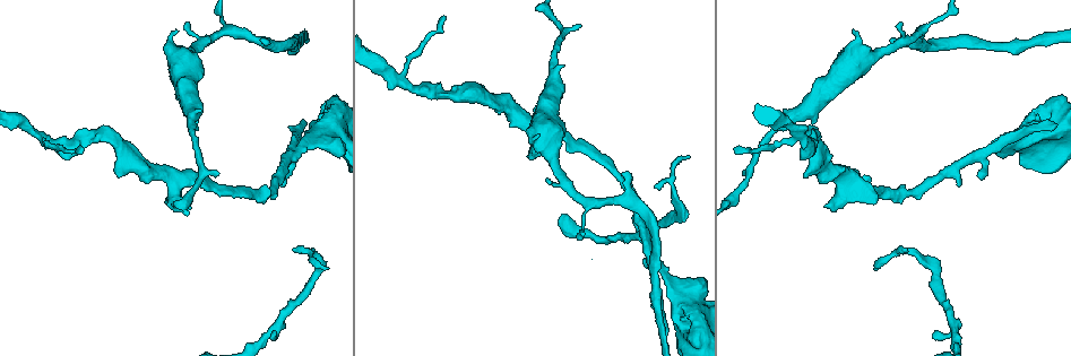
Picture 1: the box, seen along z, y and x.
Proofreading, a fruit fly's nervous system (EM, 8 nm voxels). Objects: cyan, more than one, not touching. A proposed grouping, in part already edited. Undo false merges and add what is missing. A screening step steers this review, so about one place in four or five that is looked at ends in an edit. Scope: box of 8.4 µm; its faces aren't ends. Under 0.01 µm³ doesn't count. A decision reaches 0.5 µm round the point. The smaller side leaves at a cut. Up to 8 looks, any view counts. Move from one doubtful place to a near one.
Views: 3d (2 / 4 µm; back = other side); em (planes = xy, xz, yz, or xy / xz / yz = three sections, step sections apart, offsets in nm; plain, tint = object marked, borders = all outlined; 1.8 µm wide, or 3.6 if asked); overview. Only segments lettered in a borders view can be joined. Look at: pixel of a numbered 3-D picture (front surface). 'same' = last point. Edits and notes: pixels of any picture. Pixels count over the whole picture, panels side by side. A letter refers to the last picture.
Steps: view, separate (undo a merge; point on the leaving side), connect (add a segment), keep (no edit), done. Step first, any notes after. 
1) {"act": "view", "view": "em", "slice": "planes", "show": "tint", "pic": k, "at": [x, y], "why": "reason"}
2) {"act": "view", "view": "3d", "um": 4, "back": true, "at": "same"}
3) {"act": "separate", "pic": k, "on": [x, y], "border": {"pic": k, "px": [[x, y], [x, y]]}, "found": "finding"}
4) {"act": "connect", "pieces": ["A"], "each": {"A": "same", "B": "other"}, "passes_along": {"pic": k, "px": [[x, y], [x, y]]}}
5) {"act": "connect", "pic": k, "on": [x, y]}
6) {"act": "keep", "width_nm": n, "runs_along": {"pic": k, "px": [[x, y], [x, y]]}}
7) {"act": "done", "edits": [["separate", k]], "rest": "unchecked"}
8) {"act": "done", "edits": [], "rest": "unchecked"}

{"act": "view", "view": "em", "um": 3.6, "slice": "planes", "show": "borders", "pic": 1, "at": [890, 40], "why": "an open end"}

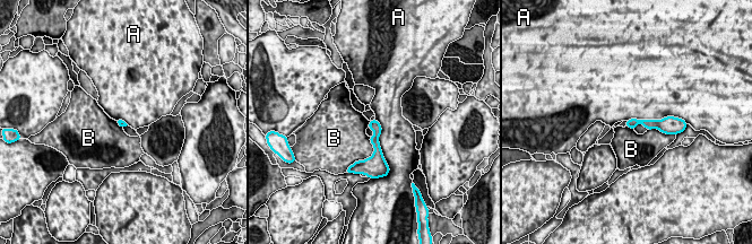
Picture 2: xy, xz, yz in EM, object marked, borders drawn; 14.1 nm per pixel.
{"act": "keep", "longest_contact_nm": ["A", 600], "each": {"A": "other", "B": "other"}, "border": {"pic": 2, "px": [[666, 115], [662, 119], [627, 121]]}, "found": "none of them fits"}

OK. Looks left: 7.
{"act": "view", "view": "3d", "um": 4, "pic": 1, "at": [812, 137], "why": "a narrow waist"}

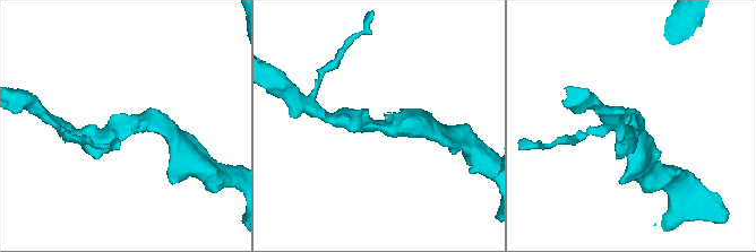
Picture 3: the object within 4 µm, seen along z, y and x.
{"act": "view", "view": "em", "slice": "xz", "step": 16, "show": "borders", "pic": 3, "at": [383, 128], "arm_widths_nm": [300, 300], "why": "need the tissue"}

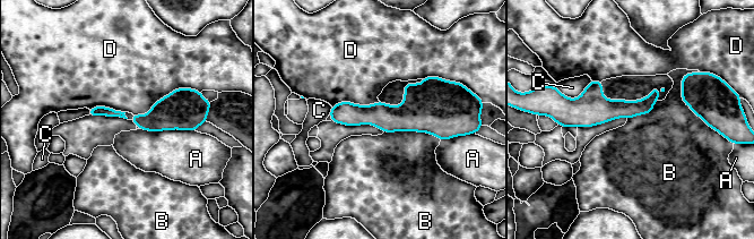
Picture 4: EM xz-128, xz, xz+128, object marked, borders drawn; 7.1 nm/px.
{"act": "keep", "each": {"A": "other", "B": "other", "C": "other", "D": "other"}, "runs_along": {"pic": 4, "px": [[657, 91], [642, 107], [581, 111], [568, 122]]}, "found": "all the same neuron"}

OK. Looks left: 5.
{"act": "view", "view": "em", "slice": "yz", "step": 16, "show": "tint", "pic": 1, "at": [539, 134], "why": "free end"}

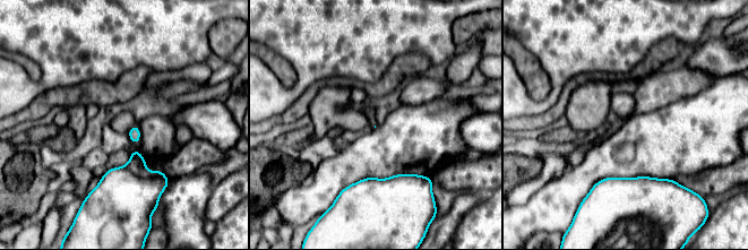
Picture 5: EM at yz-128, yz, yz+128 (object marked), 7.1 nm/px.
{"act": "view", "view": "em", "slice": "planes", "show": "borders", "at": "same"}

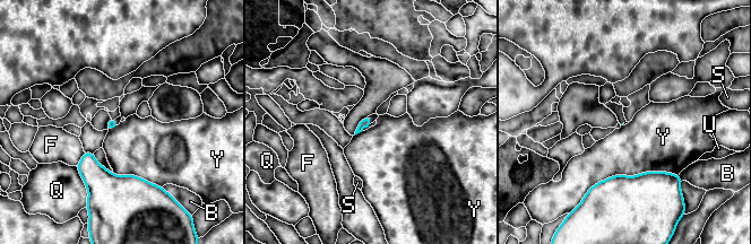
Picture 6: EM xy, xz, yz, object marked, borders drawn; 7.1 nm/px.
{"act": "keep", "each": {"B": "other", "F": "other", "Q": "other", "S": "other", "U": "other", "Y": "other"}, "border": {"pic": 6, "px": [[679, 173], [611, 175], [587, 190]]}, "found": "no lettered segment goes on from it"}

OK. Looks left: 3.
{"act": "view", "view": "3d", "um": 2, "pic": 1, "at": [191, 207], "why": "branch stops here"}

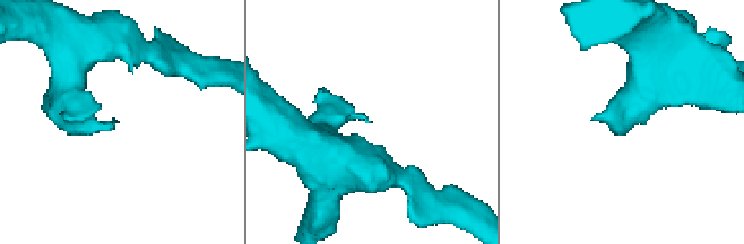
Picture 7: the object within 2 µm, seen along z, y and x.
{"act": "view", "view": "em", "slice": "xz", "step": 4, "show": "borders", "pic": 7, "at": [111, 127], "why": "shape alone is not enough"}

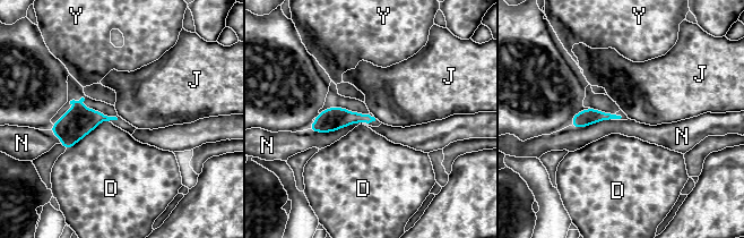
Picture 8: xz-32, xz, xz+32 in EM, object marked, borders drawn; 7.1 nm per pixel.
{"act": "keep", "each": {"D": "other", "J": "other", "N": "other", "Y": "other"}, "border": {"pic": 8, "px": [[360, 122], [330, 132], [308, 129]]}, "found": "no lettered segment goes on from it"}

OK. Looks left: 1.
{"act": "done", "edits": [], "rest": "unchecked"}

